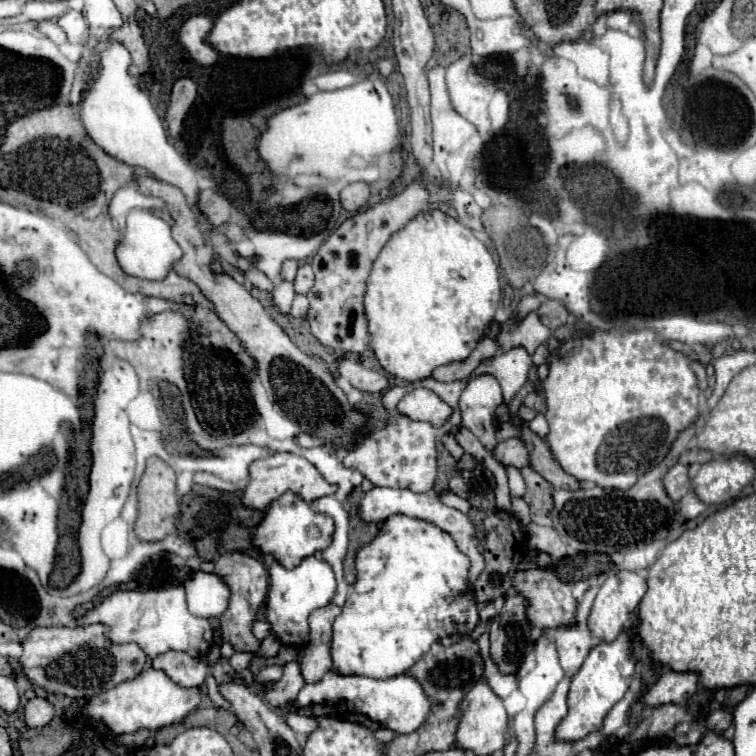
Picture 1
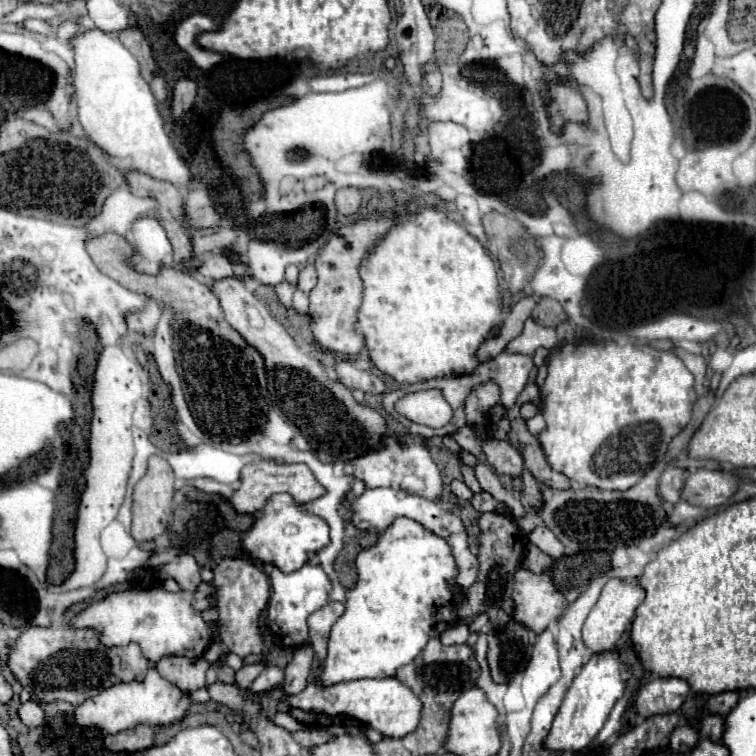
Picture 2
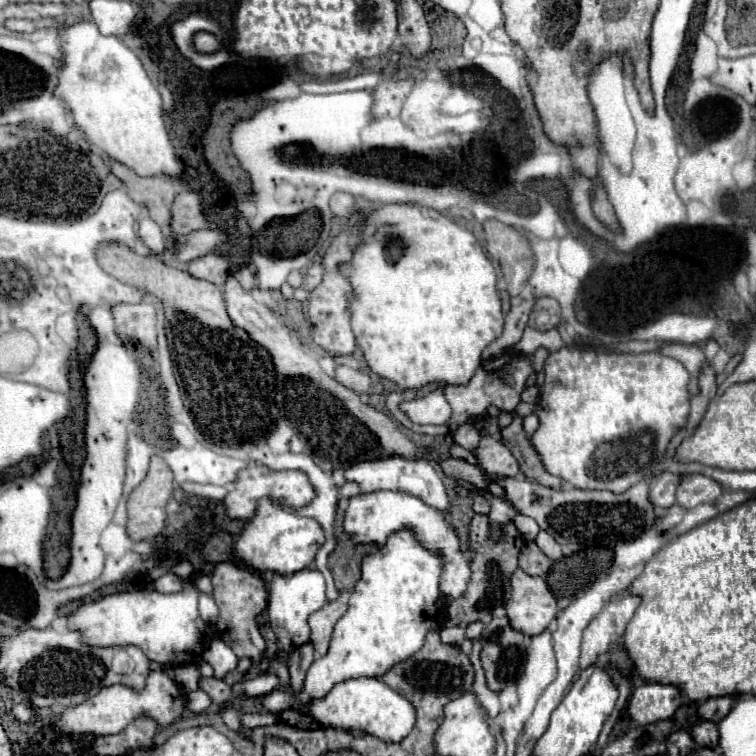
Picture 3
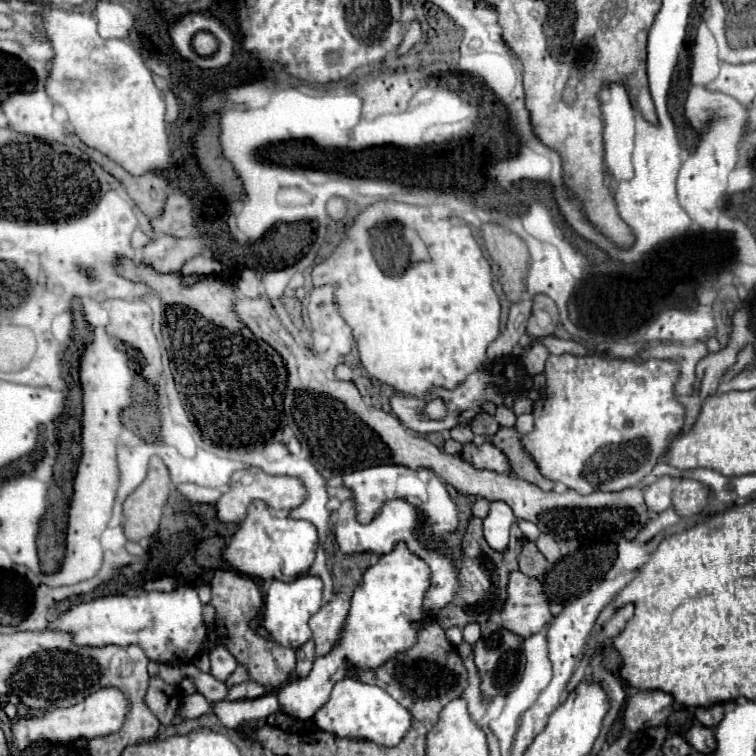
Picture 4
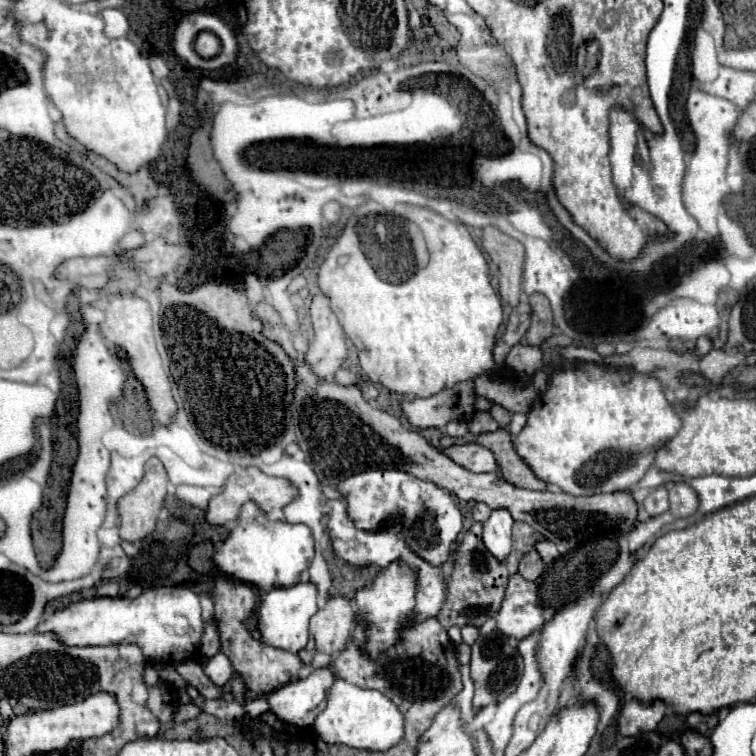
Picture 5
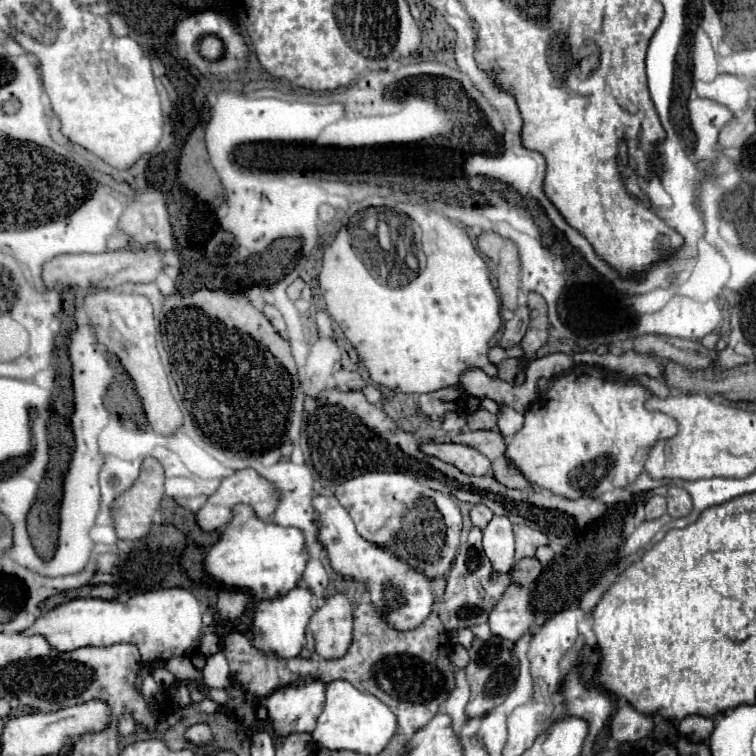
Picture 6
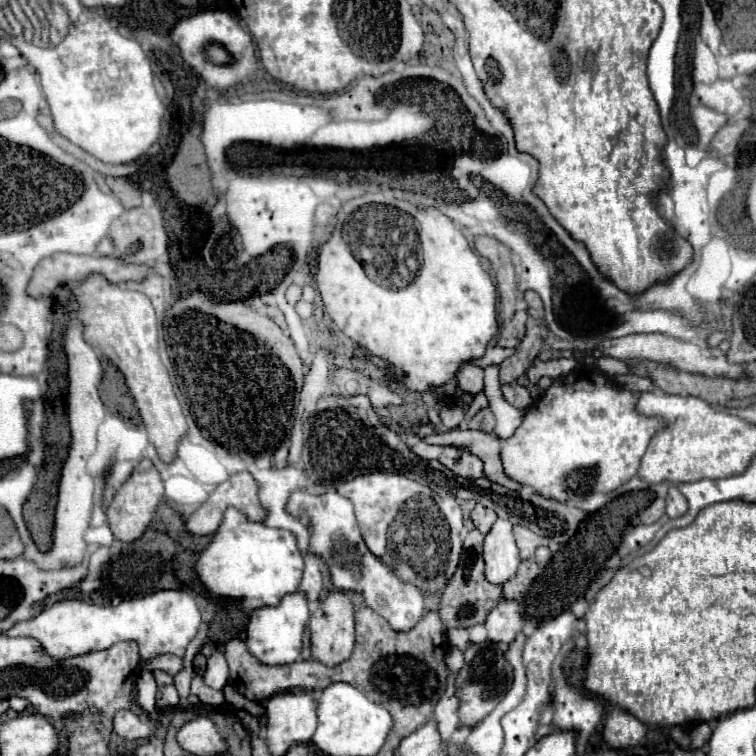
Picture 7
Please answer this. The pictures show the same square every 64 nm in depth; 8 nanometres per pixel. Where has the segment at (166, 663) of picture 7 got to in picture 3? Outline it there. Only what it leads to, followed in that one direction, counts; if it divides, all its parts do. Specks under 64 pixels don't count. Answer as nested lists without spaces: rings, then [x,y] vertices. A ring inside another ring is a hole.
[[[202,678],[200,688],[212,698],[214,704],[224,704],[224,702],[230,702],[232,700],[232,688],[224,680]]]

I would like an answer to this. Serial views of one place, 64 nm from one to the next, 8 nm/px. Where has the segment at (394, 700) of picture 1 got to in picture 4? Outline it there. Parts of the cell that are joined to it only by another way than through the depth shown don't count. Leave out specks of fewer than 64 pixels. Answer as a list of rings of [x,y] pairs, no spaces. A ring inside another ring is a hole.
[[[344,678],[334,684],[330,700],[314,714],[314,722],[320,730],[332,732],[340,738],[366,738],[382,746],[396,746],[408,732],[412,716],[380,686],[364,684],[356,678]],[[274,692],[264,694],[254,700],[238,700],[238,702],[218,702],[214,704],[214,714],[226,728],[238,728],[248,720],[266,720],[270,714],[278,712],[278,696]]]

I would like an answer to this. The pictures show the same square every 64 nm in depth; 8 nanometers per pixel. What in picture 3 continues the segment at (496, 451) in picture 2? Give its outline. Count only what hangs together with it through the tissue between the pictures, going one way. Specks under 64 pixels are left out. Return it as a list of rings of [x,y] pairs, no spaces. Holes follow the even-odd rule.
[[[484,436],[476,450],[478,466],[494,476],[518,476],[520,466],[508,448],[500,442],[500,438]]]

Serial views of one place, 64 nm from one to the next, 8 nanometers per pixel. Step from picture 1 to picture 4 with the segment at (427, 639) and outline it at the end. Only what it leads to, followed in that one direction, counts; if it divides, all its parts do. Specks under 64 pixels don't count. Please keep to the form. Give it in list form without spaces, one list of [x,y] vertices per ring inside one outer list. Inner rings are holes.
[[[396,542],[392,552],[380,556],[376,564],[366,568],[364,580],[356,586],[350,600],[350,612],[336,648],[332,648],[326,656],[318,656],[308,676],[292,680],[278,690],[282,710],[298,720],[310,720],[328,702],[332,686],[346,678],[350,670],[380,668],[380,664],[386,664],[392,656],[412,648],[420,630],[436,620],[436,616],[424,608],[430,578],[430,566],[410,552],[404,542]]]

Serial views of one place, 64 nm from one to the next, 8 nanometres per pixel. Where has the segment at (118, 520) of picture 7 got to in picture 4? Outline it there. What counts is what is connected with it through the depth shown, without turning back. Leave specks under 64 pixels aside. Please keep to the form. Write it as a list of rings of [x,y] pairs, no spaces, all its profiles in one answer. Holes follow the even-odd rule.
[[[154,456],[146,480],[124,502],[124,534],[132,542],[150,538],[158,532],[162,510],[170,494],[170,472],[166,464]]]

